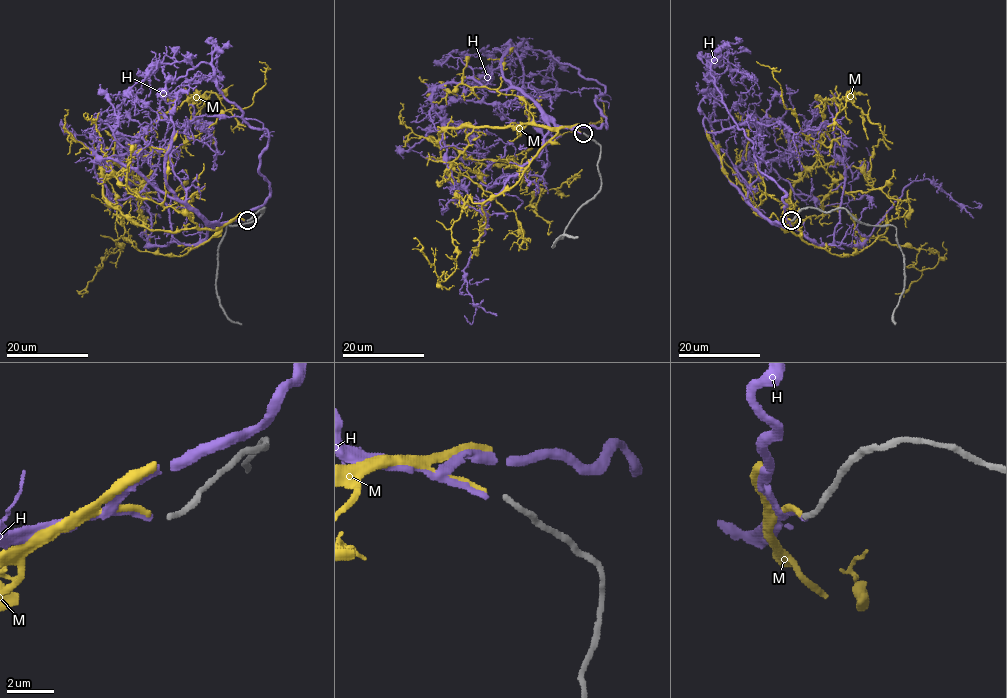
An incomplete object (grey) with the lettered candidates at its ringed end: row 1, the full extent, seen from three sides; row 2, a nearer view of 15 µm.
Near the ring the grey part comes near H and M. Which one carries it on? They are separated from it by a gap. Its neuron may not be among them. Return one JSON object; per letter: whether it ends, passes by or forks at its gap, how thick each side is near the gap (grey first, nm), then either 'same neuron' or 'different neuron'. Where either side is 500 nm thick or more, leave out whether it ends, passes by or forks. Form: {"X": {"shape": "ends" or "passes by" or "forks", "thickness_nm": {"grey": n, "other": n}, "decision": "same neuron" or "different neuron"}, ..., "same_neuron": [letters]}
{"H": {"shape": "ends", "thickness_nm": {"grey": 220, "other": 240}, "decision": "different neuron"}, "M": {"shape": "ends", "thickness_nm": {"grey": 220, "other": 240}, "decision": "same neuron"}, "same_neuron": ["M"]}

